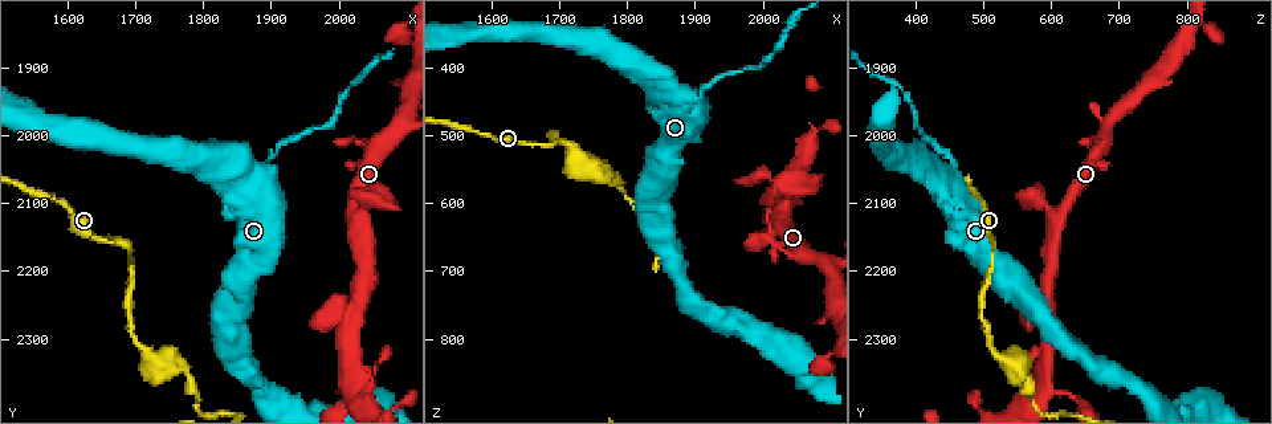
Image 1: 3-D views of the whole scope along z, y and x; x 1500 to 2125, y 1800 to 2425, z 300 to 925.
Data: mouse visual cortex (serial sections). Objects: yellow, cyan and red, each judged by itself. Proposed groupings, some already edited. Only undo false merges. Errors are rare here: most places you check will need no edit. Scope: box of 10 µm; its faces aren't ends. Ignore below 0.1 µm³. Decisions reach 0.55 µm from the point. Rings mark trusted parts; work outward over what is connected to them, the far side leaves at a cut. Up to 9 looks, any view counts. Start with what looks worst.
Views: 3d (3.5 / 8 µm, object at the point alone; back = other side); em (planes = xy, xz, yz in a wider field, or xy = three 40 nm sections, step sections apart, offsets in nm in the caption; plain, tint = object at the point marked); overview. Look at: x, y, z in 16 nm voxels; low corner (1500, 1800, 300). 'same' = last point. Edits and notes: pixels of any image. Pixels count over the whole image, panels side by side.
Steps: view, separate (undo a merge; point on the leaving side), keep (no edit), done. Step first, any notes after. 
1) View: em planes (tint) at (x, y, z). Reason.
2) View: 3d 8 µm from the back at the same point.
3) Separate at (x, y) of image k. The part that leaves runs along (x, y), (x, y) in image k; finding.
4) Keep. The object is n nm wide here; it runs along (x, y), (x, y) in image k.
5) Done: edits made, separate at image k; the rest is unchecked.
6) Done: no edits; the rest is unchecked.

View: 3d 8 µm at (1890, 2070, 465).

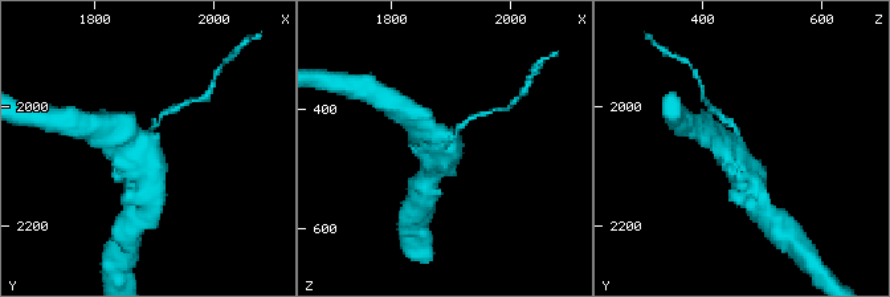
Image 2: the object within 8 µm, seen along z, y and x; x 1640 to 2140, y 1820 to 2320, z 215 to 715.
View: 3d 3.5 µm at the same point. Zoom in.

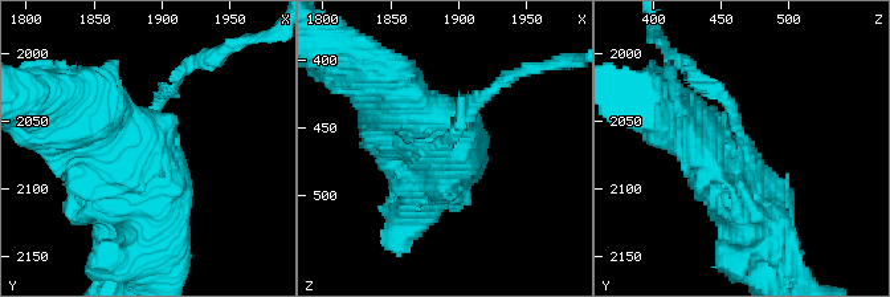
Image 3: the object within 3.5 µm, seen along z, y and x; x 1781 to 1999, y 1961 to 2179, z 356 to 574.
Keep. It runs along (770, 244), (706, 146), (672, 122) in image 3; continuous, no second cell.

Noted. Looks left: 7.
View: 3d 8 µm at (1695, 2185, 515). Sharp bend.

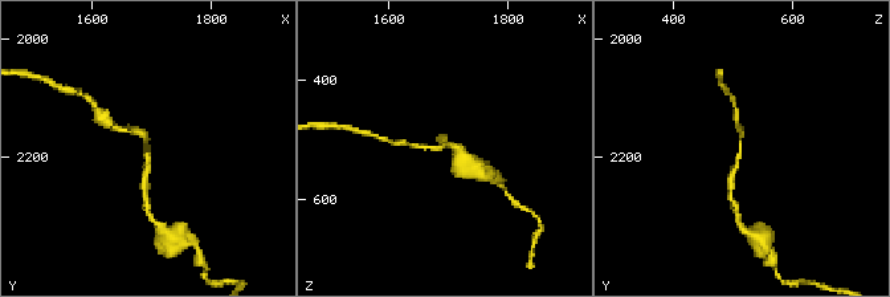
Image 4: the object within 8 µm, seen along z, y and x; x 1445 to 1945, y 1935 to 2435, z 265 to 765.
View: em xy step 1 (tint) at the same point.

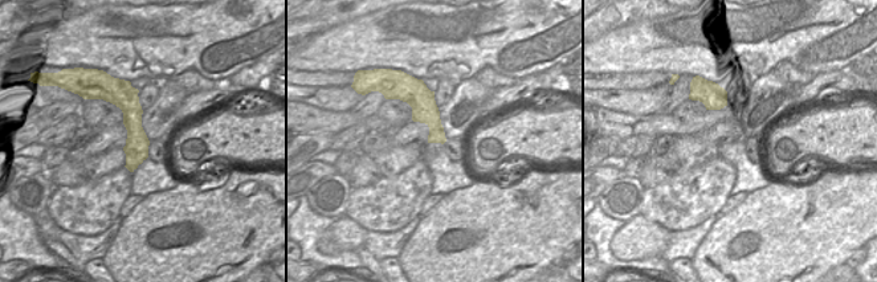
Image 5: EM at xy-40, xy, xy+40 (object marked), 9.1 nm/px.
Keep. The object is 200 nm wide here; it runs along (118, 129), (145, 138), (143, 186) in image 4; continuous, no second cell.

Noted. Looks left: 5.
View: 3d 3.5 µm from the back at (2025, 2250, 595). Narrows sharply.

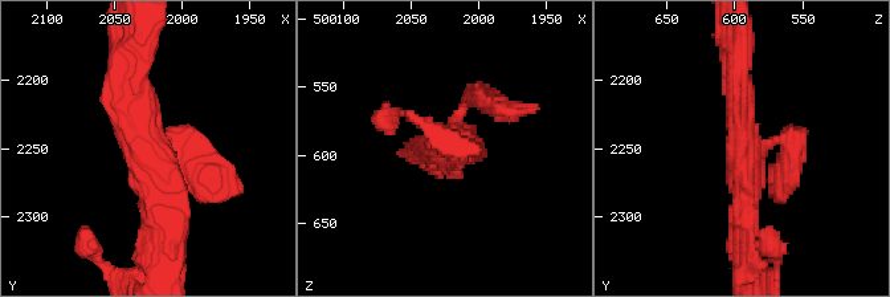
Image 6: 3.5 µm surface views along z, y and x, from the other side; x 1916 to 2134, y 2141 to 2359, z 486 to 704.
View: em xy step 5 (tint) at (2026, 2250, 594). 3 arms meet here; the arms are 250, 350, 350 nm wide; need the tissue.

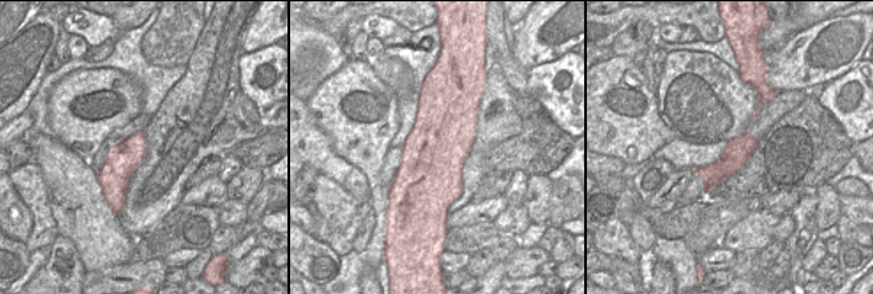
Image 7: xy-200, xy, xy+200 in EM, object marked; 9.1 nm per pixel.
Keep. The object is 600 nm wide here; it runs along (134, 56), (166, 231) in image 6; one cell here.

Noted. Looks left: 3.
View: 3d 8 µm from the back at (2025, 2370, 590). Thick turns thin.

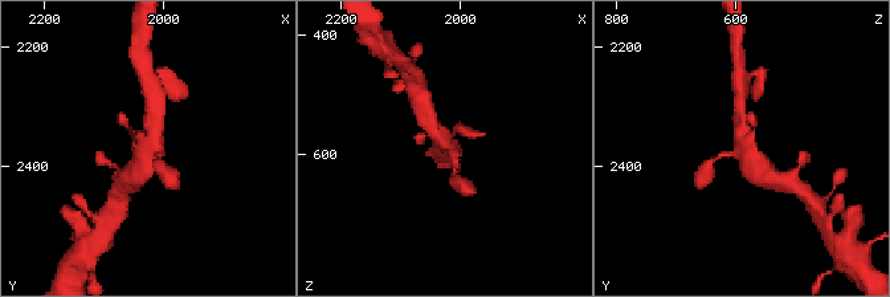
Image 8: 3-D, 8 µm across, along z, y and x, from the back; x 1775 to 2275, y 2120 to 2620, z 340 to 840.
View: 3d 3.5 µm at the same point.

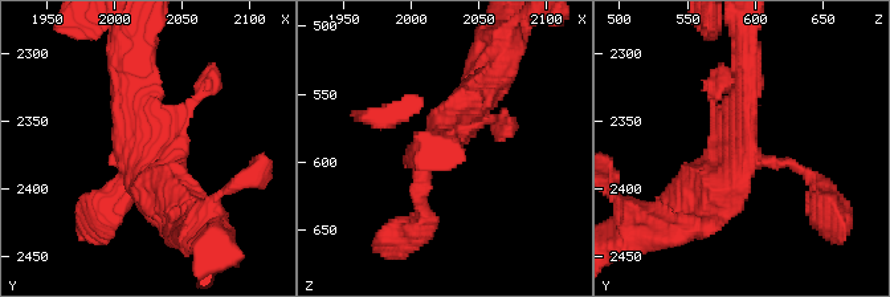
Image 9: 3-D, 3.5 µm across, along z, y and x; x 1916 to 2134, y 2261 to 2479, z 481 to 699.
View: em planes (tint) at (2022, 2370, 588). Shape alone is not enough.

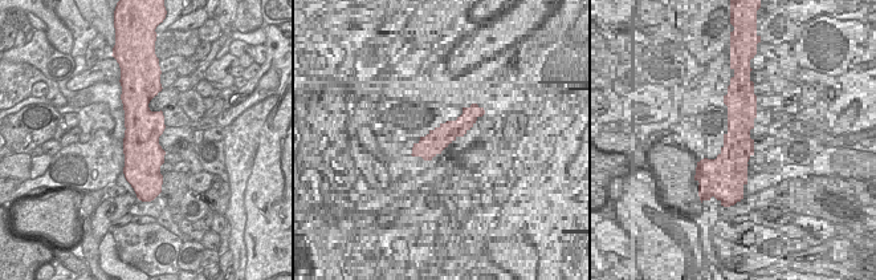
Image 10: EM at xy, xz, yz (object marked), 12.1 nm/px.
Keep. Continuous, no second cell.

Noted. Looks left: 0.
Done: no edits; the rest is unchecked.

